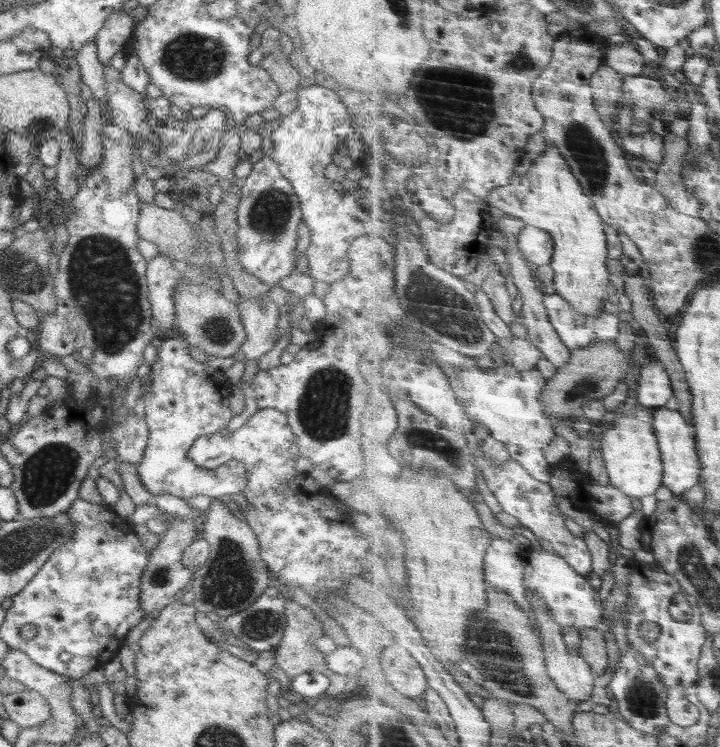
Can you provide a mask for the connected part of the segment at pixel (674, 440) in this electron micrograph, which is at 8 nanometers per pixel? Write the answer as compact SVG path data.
M661 407L654 413L653 425L659 435L660 449L663 450L663 459L666 473L663 486L671 488L678 496L686 490L692 490L696 484L701 484L703 478L703 461L699 456L699 442L696 437L697 430L680 410L670 410Z

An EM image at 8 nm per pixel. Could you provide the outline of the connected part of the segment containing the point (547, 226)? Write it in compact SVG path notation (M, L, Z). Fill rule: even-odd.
M548 142L545 153L522 176L518 185L510 183L494 188L487 201L490 206L504 211L507 215L523 218L528 225L547 230L556 243L556 252L550 262L554 270L553 290L560 296L564 296L580 314L600 316L604 312L604 301L608 300L608 294L612 292L610 268L608 268L608 248L610 246L608 246L605 220L596 208L595 199L584 190L583 183L574 174L567 158L556 145Z

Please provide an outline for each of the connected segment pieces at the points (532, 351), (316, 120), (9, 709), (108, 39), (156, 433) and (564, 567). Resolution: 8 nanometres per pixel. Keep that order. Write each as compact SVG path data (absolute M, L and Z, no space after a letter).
M504 338L502 340L499 339L496 347L497 345L504 349L507 359L520 372L537 369L539 362L545 357L543 351L528 339Z
M315 83L314 85L310 85L308 87L300 86L296 91L298 100L297 108L290 115L281 117L279 121L275 124L273 130L269 131L267 134L264 134L261 150L265 155L272 157L272 159L274 159L274 161L278 163L278 169L280 169L280 172L290 181L293 191L297 194L301 210L301 217L303 218L302 221L306 223L306 226L308 226L310 230L310 243L305 254L306 258L308 258L309 264L308 273L310 274L310 276L312 276L312 278L314 278L315 281L322 281L328 284L332 284L333 282L343 279L349 272L350 259L348 258L348 249L350 248L351 242L355 238L358 238L359 236L365 234L369 234L376 241L378 240L378 238L374 238L374 236L378 236L376 232L380 232L380 234L382 234L382 232L386 232L386 236L388 236L391 228L391 223L387 217L387 213L383 206L383 201L376 199L369 190L365 189L358 183L339 183L333 181L325 175L325 168L330 163L335 162L337 159L352 157L354 150L361 146L363 143L365 143L365 139L362 134L361 125L359 122L359 118L362 113L360 108L350 98L348 98L339 90L338 92L334 92L334 88L330 88L330 86L325 87Z
M34 690L7 694L2 698L2 706L8 718L21 729L39 727L51 719L50 705Z
M122 10L112 13L96 35L97 57L103 66L110 65L116 52L127 51L135 22Z
M184 337L162 342L149 375L139 379L144 383L145 393L141 394L145 406L143 419L147 422L150 440L136 472L154 496L167 492L184 499L203 494L212 499L227 500L231 494L243 494L248 486L243 463L235 461L214 470L205 469L188 458L188 450L199 437L225 430L234 416L227 399L232 386L221 372L191 357L189 347Z
M528 547L525 583L527 594L536 594L538 598L547 602L555 621L561 624L564 632L568 629L578 629L582 632L584 629L596 629L602 626L604 605L602 605L600 590L590 584L587 575L580 574L566 558L562 558L559 554Z

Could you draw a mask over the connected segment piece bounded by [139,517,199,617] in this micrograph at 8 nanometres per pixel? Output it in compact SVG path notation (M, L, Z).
M170 517L169 527L166 532L159 536L159 542L156 548L149 551L148 564L144 568L140 577L140 604L145 610L146 616L153 610L161 610L170 603L181 590L192 580L193 572L188 570L182 564L183 552L188 548L189 544L199 537L199 532L195 528L195 523L188 519L179 519Z

